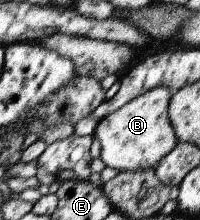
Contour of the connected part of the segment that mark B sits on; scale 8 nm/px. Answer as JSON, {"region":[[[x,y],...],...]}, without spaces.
{"region":[[[157,86],[132,99],[113,113],[98,121],[93,137],[101,144],[100,158],[107,167],[122,171],[147,171],[175,149],[178,139],[169,121],[169,100],[172,93],[166,87]]]}

